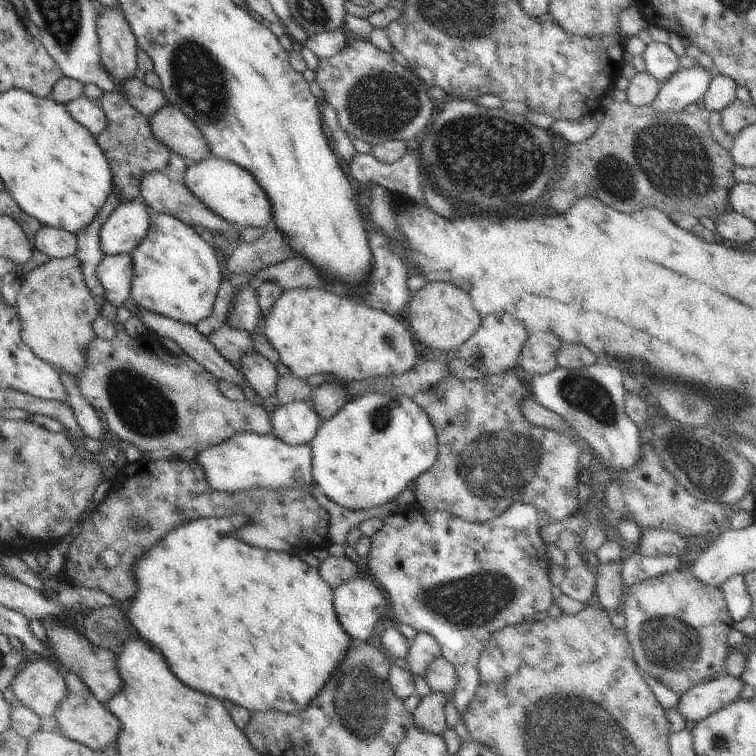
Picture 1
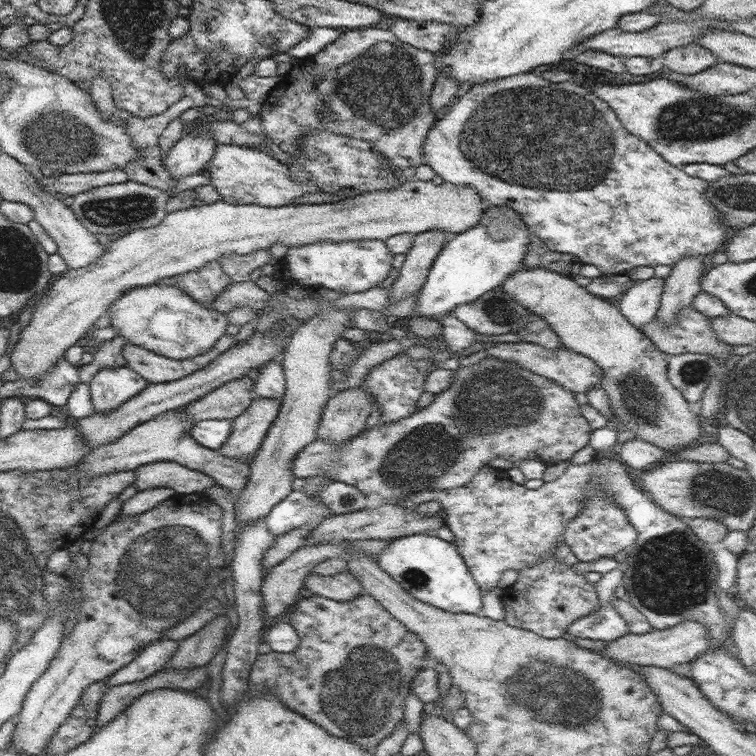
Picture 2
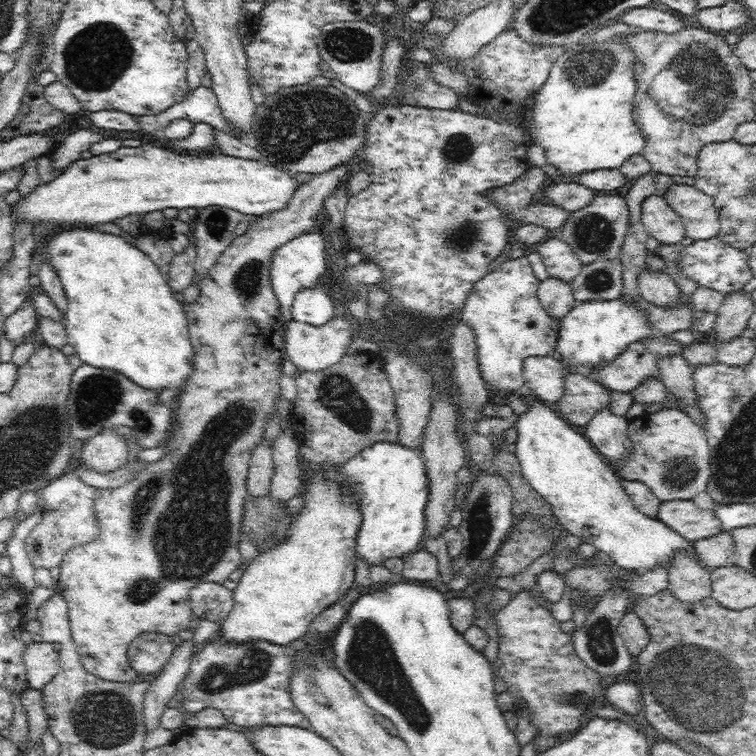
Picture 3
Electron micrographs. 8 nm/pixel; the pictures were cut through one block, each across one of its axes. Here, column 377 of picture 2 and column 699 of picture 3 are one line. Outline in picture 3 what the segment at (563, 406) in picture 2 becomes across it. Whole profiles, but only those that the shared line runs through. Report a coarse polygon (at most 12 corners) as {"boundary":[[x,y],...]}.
{"boundary":[[679,408],[629,421],[613,464],[661,501],[690,500],[711,475],[707,434]]}

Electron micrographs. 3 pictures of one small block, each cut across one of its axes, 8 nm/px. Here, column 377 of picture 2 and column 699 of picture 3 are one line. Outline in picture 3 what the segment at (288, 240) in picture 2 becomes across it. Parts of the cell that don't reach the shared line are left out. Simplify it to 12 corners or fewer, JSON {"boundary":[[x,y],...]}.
{"boundary":[[672,184],[663,194],[685,236],[719,237],[714,199],[695,185]]}

